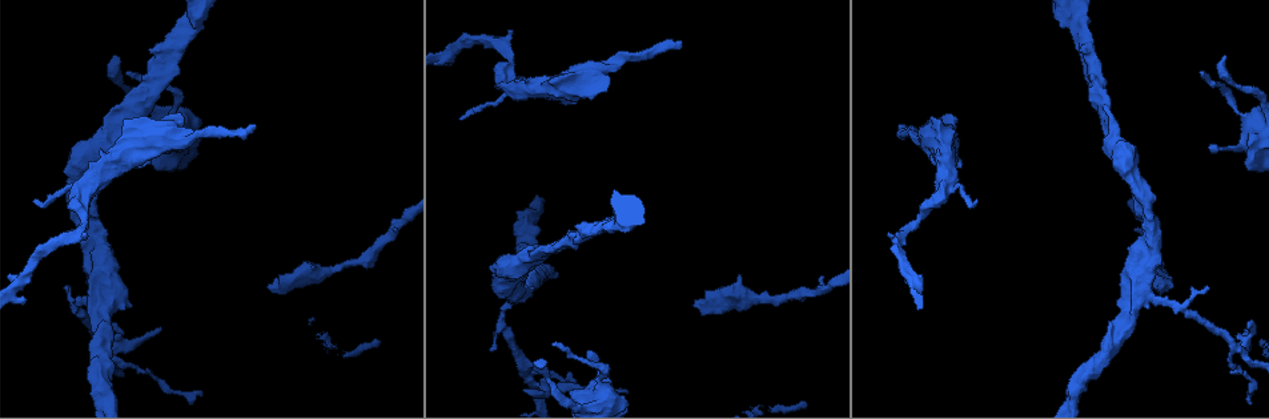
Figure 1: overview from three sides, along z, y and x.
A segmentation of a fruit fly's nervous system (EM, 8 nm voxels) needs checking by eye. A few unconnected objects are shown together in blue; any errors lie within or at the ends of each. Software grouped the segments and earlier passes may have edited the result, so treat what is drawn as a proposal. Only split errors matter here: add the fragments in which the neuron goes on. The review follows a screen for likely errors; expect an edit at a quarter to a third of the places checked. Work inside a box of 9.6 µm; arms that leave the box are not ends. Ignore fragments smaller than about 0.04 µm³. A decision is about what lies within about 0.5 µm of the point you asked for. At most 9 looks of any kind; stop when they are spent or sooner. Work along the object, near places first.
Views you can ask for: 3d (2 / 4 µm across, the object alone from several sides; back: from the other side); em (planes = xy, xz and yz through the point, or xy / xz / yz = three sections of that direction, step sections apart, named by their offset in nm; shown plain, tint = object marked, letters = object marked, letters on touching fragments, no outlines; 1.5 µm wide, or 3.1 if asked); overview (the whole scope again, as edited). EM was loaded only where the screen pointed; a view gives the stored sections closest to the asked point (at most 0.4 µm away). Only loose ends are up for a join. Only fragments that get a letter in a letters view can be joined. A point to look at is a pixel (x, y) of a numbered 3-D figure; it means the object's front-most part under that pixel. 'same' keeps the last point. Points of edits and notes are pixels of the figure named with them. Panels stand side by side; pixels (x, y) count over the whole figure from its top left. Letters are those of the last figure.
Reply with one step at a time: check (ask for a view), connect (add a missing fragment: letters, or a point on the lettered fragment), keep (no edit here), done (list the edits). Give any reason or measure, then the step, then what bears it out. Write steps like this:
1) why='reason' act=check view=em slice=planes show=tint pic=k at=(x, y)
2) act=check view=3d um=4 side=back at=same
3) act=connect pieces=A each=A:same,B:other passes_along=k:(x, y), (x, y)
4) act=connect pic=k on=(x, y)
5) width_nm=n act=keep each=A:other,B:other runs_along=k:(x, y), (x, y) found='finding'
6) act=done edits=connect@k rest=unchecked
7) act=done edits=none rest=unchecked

why='free end' act=check view=3d um=4 pic=1 at=(254, 124)

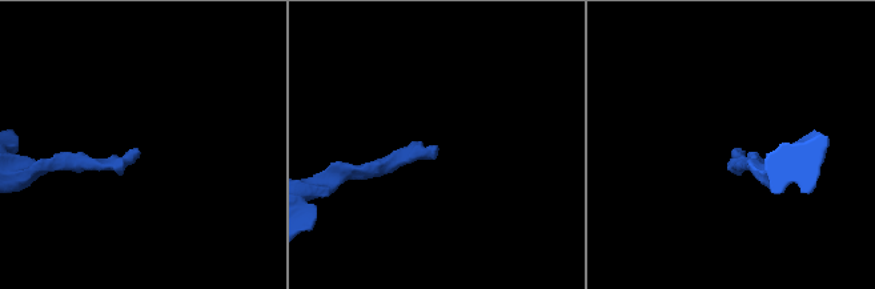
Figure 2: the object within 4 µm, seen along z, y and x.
act=check view=em slice=xy step=8 show=letters pic=2 at=(734, 149)

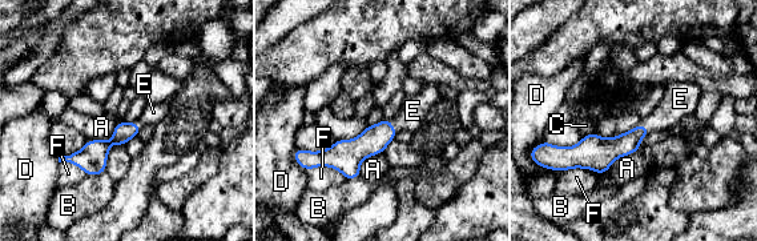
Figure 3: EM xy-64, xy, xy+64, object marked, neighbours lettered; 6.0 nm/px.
act=connect pieces=E each=A:other,B:other,C:other,D:other,E:same,F:other found='it goes on there'

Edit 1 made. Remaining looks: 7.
why='see it whole again' act=check view=overview

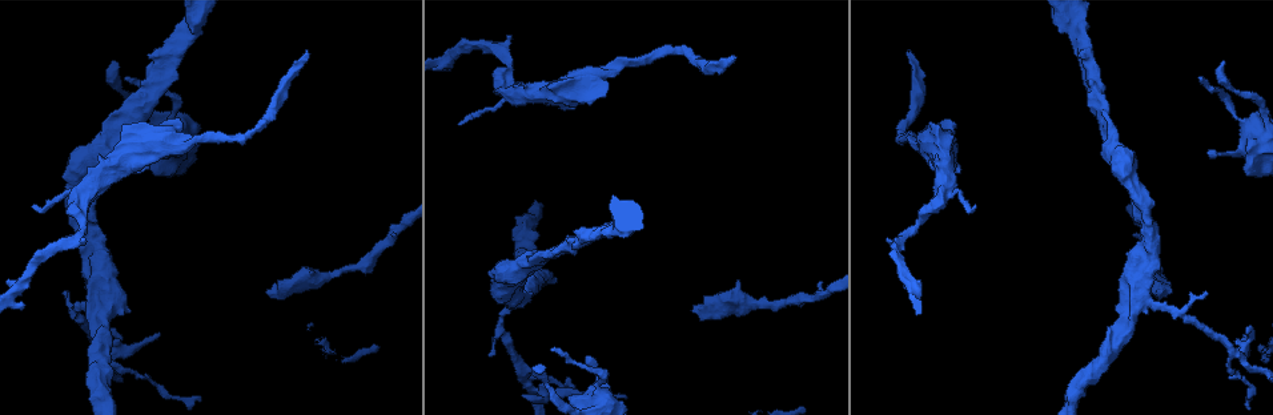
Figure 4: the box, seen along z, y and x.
act=check view=em slice=planes show=tint pic=4 at=(975, 208)

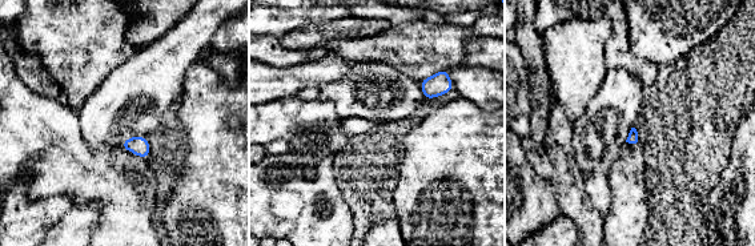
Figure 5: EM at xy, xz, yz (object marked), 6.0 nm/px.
act=check view=em slice=planes show=letters at=same

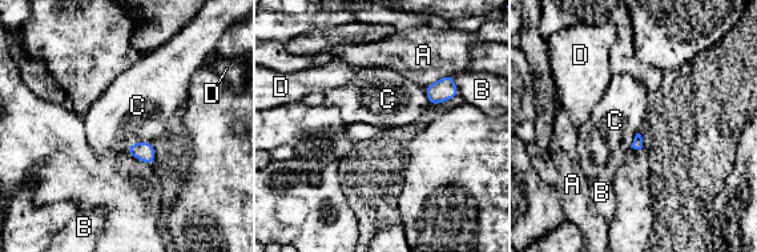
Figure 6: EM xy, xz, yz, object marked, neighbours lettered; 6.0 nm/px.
act=keep each=A:other,B:other,C:other,D:other found='no lettered fragment goes on from it'

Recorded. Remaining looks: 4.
why='tapers out' act=check view=em slice=xz step=8 show=letters pic=4 at=(1224, 63)

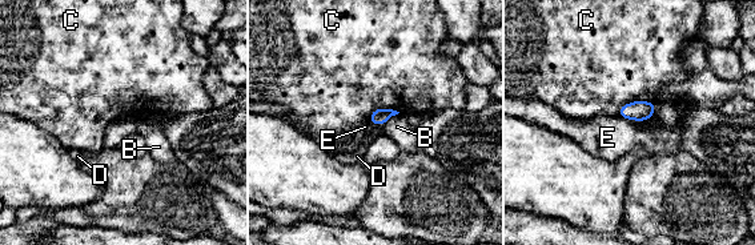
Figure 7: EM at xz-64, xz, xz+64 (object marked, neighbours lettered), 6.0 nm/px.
why='another direction' act=check view=em slice=planes show=letters at=same

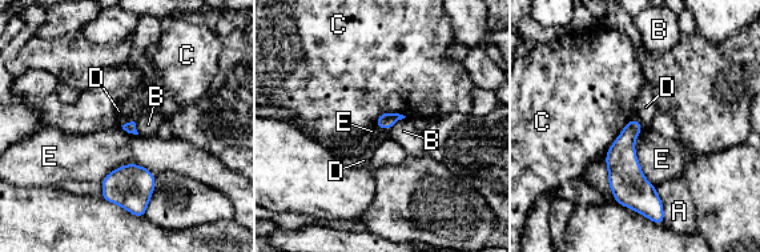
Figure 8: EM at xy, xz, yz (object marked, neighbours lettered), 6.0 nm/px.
act=keep each=A:other,B:other,C:other,D:other,E:other border=8:(135, 122), (127, 122), (121, 126) found='no lettered fragment goes on from it'

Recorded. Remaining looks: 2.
act=done edits=connect@3 rest=unchecked

